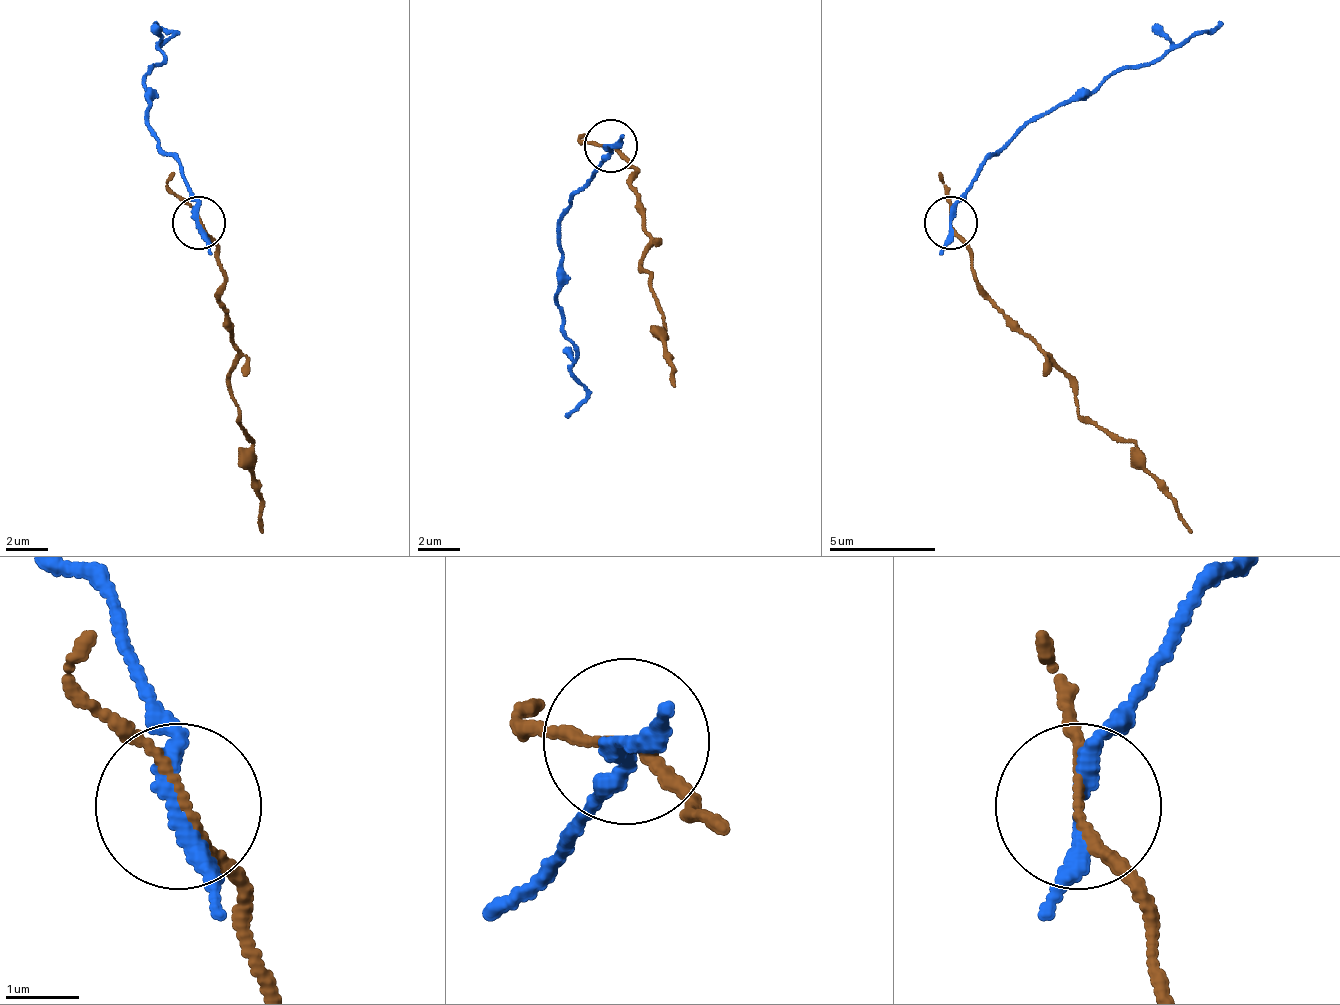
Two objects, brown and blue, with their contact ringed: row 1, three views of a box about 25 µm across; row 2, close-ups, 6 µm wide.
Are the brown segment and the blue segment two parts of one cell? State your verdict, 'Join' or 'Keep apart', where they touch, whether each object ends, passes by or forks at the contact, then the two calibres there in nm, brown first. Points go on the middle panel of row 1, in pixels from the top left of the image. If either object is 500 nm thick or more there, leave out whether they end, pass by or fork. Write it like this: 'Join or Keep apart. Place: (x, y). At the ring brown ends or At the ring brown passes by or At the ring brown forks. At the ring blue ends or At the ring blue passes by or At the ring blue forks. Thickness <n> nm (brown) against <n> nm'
Keep apart. Place: (610, 145). At the ring brown passes by. At the ring blue passes by. Thickness 130 nm (brown) against 240 nm

